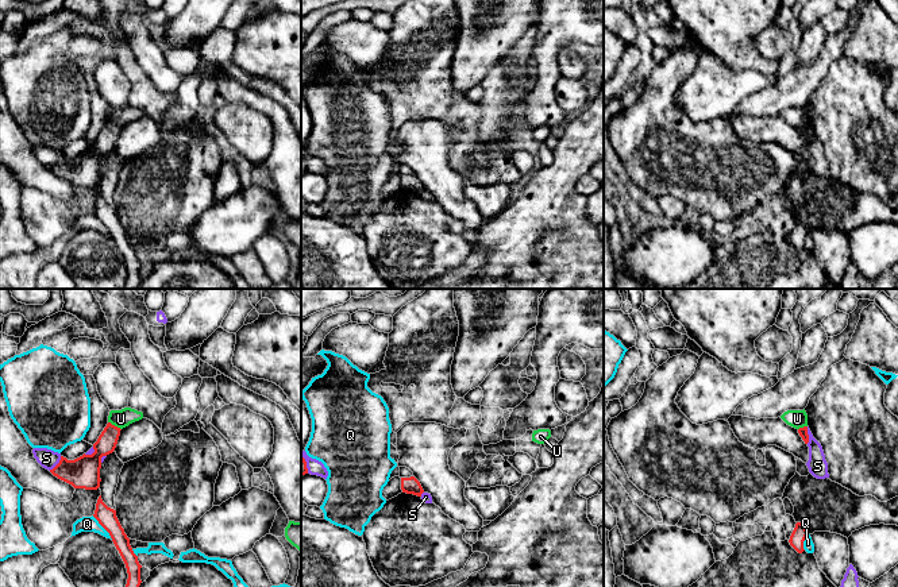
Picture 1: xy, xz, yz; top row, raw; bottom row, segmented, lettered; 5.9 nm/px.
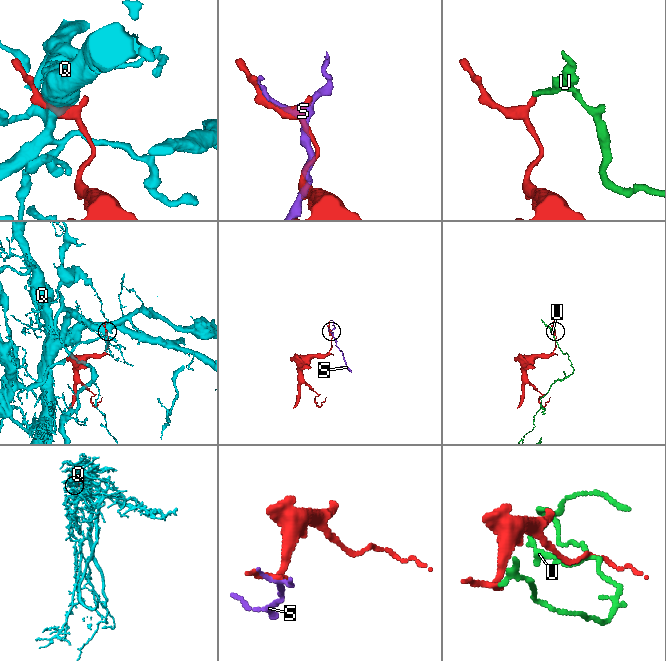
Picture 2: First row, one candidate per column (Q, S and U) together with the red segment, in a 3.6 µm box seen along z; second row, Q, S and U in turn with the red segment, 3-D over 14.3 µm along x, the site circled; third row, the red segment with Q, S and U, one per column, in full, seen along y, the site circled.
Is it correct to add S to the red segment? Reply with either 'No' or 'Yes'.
No

